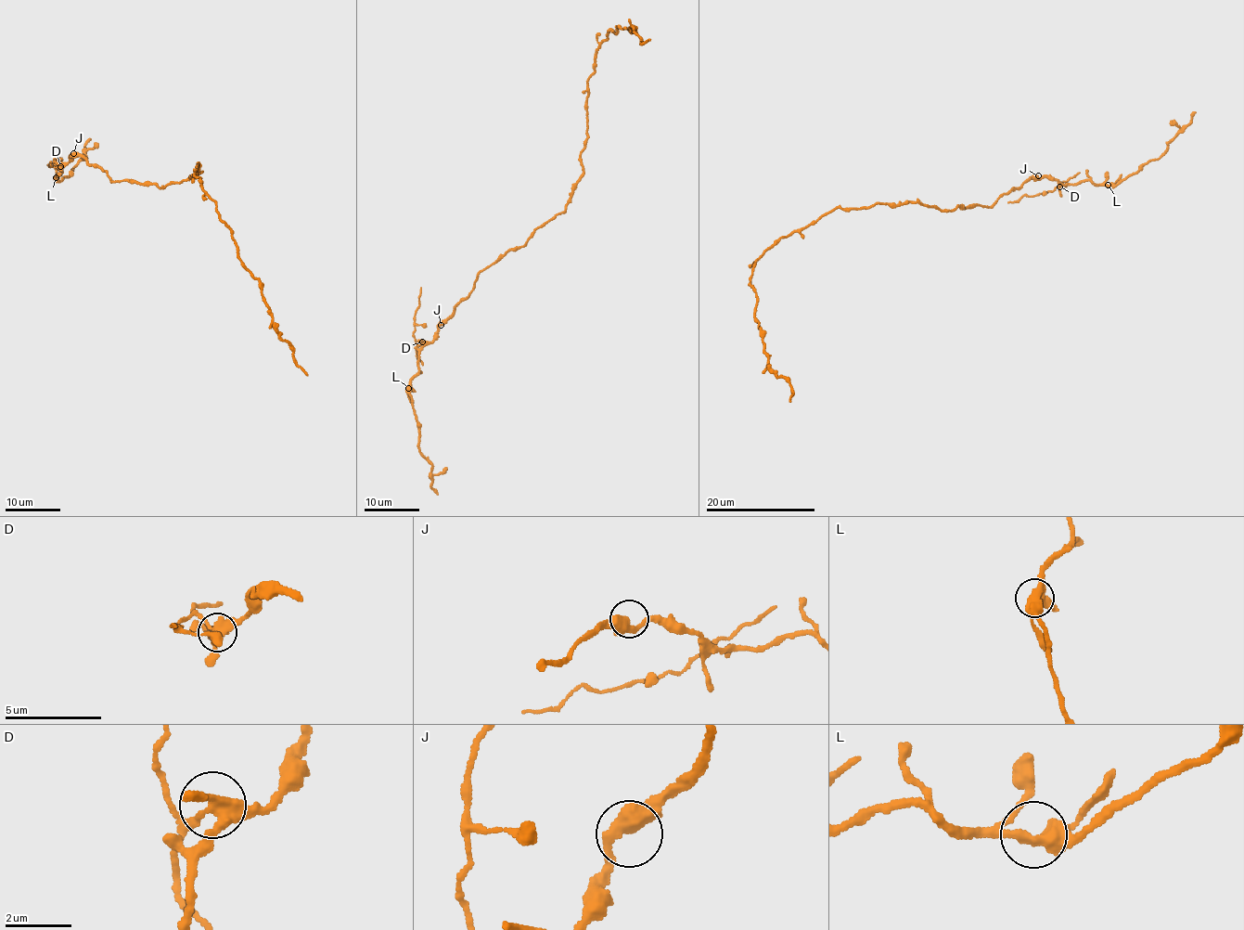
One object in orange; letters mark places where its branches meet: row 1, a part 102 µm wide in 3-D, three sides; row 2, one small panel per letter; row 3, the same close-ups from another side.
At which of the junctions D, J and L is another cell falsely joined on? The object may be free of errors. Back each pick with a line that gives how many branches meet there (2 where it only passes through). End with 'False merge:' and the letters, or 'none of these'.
D: Branches: 4
False merge: D

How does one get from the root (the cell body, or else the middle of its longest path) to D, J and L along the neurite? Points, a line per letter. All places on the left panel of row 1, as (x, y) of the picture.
D: (192, 177), (160, 188), (128, 180), (114, 182), (105, 171), (79, 156), (71, 154), (68, 163), (60, 166)
J: (192, 177), (160, 188), (155, 185), (128, 180), (114, 182), (105, 171), (73, 153)
L: (192, 177), (160, 188), (128, 180), (114, 182), (97, 166), (71, 154), (56, 177)

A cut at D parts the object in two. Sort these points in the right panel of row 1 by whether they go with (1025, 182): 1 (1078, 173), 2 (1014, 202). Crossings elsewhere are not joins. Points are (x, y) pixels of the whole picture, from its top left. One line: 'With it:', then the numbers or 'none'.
With it: none

